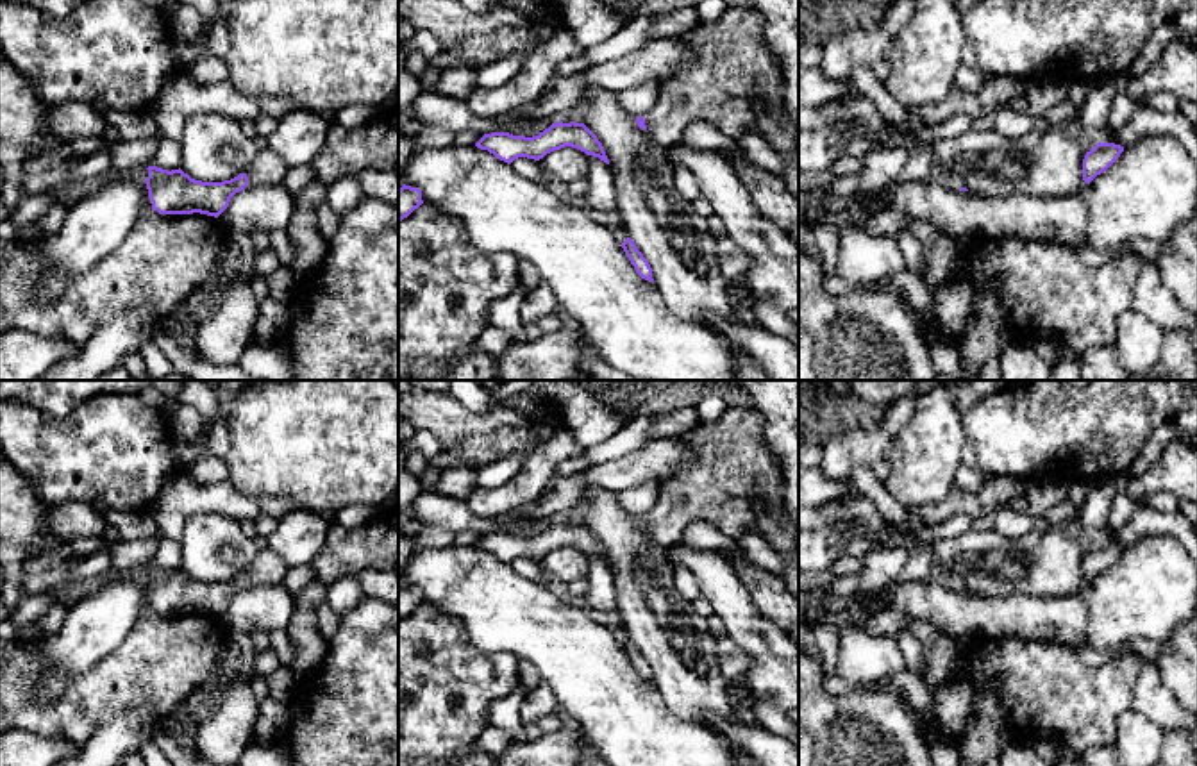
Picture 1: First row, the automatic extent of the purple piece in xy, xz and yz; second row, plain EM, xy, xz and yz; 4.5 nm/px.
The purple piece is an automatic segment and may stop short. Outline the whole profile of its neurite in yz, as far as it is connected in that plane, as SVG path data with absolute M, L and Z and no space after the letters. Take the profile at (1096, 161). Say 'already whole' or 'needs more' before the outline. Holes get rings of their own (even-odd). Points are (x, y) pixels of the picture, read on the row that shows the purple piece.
already whole; M1097 143L1083 159L1083 180L1090 184L1097 175L1106 171L1124 152L1115 143Z

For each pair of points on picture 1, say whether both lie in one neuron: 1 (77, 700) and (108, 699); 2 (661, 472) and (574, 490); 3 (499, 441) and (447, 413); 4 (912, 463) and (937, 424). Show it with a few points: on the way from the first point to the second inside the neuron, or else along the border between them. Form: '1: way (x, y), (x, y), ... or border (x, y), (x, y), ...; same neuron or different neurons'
1: way (84, 700), (100, 699); same neuron
2: way (640, 472), (595, 477); same neuron
3: border (526, 424), (499, 432), (467, 434), (443, 445); different neurons
4: way (920, 454), (931, 443), (935, 432); same neuron

